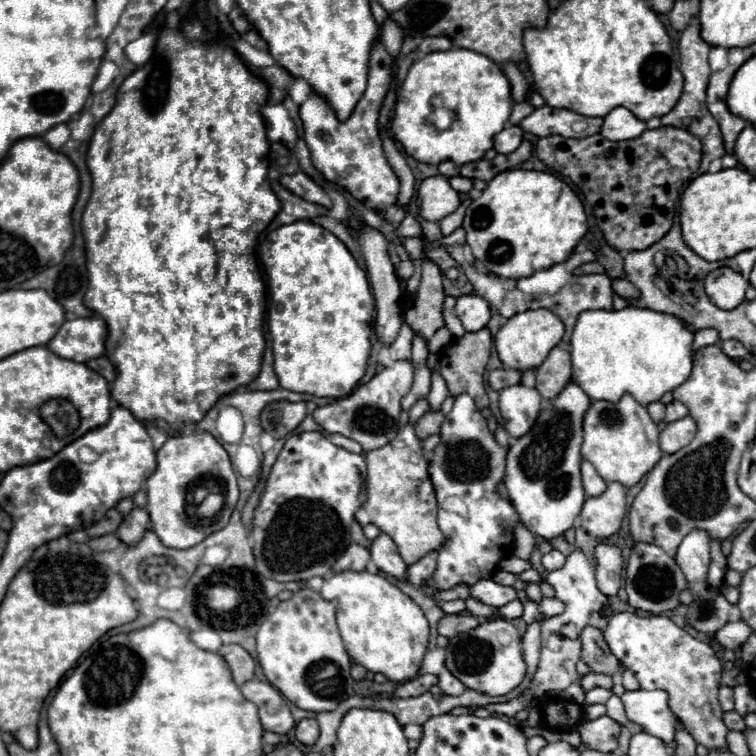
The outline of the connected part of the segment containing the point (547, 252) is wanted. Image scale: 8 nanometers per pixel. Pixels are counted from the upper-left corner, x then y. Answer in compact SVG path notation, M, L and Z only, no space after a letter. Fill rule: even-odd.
M522 168L494 176L480 198L468 206L462 226L474 258L484 262L492 274L514 280L564 262L588 232L584 206L566 182L550 172Z

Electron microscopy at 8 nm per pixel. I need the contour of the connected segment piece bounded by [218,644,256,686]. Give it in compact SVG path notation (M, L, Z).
M228 644L228 646L222 646L220 652L218 652L230 666L232 670L232 678L238 686L242 686L244 682L252 680L254 678L254 660L252 656L238 644Z

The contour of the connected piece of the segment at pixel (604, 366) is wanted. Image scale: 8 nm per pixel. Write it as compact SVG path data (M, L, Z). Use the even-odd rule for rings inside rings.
M636 306L610 312L586 310L578 316L572 332L572 382L576 382L590 400L616 402L624 392L630 392L638 404L648 406L690 376L692 342L694 332L668 314Z

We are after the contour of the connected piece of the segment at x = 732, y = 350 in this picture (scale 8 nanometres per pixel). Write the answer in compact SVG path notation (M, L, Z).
M724 340L724 342L720 344L720 348L722 348L722 352L724 352L726 356L730 356L730 358L734 358L734 360L744 358L744 356L748 354L748 350L746 350L738 340Z

